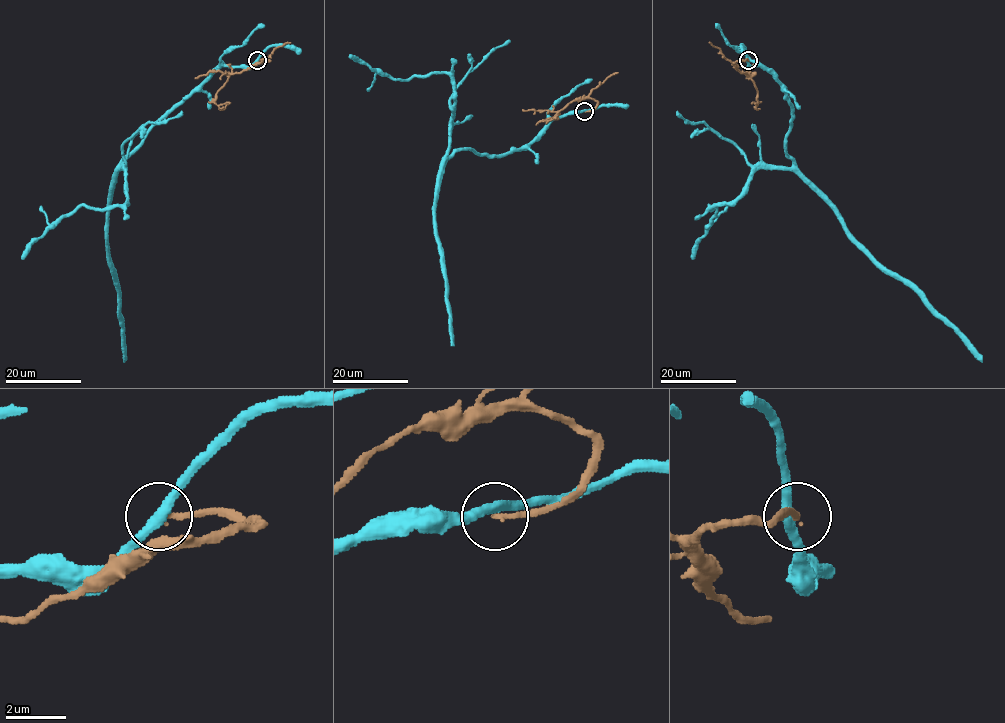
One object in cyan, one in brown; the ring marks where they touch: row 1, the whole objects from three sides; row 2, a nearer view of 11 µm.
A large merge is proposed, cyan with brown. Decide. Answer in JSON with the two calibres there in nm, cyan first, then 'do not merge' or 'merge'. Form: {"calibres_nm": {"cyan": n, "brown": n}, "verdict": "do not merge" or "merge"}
{"calibres_nm": {"cyan": 320, "brown": 170}, "verdict": "do not merge"}

